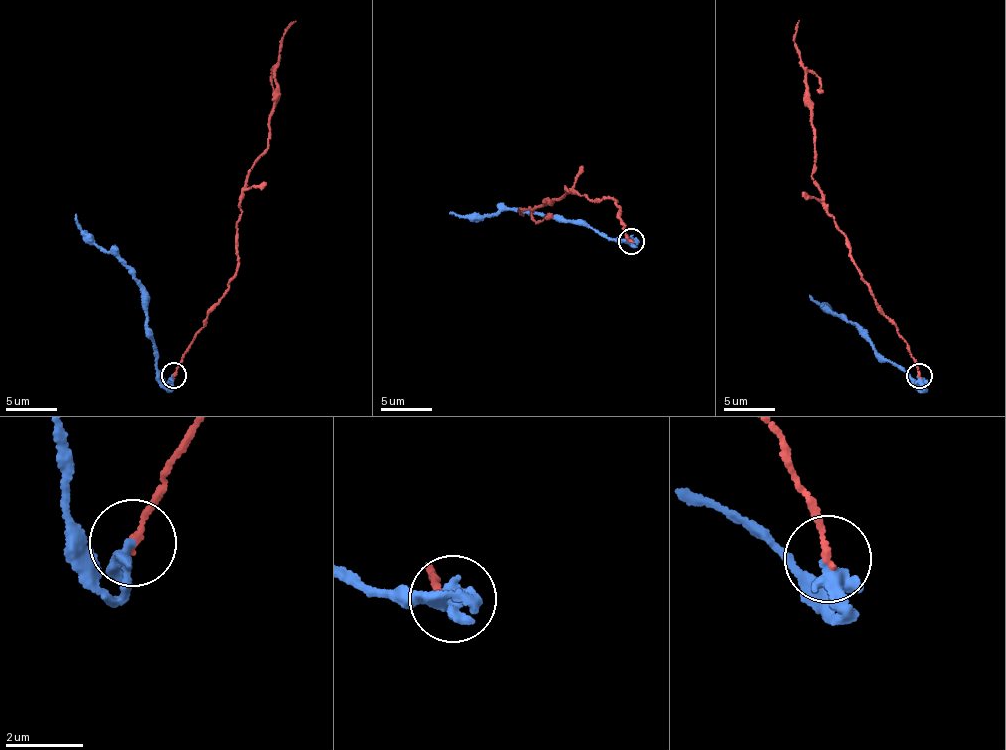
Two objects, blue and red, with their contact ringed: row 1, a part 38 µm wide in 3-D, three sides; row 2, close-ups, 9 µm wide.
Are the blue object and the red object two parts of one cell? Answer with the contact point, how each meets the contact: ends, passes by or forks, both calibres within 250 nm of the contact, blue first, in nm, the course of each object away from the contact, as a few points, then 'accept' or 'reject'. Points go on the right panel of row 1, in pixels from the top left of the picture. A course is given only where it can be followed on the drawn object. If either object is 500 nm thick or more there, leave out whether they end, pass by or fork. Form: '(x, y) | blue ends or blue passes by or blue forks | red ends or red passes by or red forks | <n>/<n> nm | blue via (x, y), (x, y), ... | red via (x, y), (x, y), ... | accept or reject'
(919, 375) | blue passes by | red ends | 240/170 nm | blue via (919, 376), (917, 383), (875, 351), (868, 333), (826, 311), (808, 294) | red via (919, 376), (917, 362), (852, 262), (812, 176), (814, 128), (806, 71), (795, 43), (799, 21) | reject

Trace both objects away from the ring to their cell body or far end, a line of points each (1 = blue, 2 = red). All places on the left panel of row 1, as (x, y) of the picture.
1: (173, 376), (163, 377), (158, 372), (145, 302), (139, 284), (120, 261), (92, 243), (79, 226), (76, 213)
2: (173, 376), (235, 273), (236, 226), (244, 181), (268, 147), (281, 36), (296, 22)

